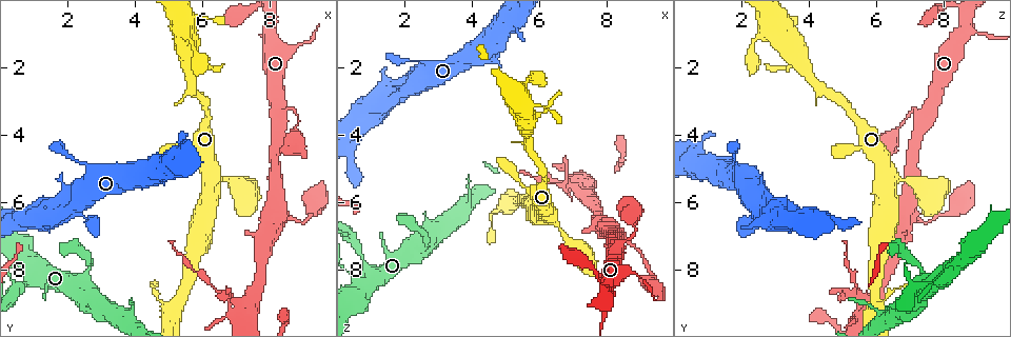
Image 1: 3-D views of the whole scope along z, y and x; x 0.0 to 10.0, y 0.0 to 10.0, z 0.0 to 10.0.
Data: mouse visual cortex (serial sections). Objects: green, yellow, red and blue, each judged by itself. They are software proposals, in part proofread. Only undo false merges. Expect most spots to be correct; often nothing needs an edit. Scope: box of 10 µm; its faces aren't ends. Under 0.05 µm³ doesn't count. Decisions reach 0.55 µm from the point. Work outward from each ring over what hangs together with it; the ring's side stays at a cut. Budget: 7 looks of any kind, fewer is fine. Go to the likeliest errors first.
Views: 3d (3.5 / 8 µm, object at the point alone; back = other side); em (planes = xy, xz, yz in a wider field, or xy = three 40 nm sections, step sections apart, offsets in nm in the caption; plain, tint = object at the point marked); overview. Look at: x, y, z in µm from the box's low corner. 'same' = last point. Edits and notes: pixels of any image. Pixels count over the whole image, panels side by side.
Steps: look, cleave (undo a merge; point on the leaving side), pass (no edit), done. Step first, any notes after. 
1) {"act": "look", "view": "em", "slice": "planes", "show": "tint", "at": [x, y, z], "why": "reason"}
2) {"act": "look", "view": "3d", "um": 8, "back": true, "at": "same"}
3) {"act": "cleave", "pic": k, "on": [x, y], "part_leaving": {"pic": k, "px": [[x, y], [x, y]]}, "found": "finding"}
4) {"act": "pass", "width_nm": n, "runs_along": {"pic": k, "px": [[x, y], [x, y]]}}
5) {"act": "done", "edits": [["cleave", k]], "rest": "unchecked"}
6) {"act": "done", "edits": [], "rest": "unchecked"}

{"act": "look", "view": "3d", "um": 8, "at": [2.45, 7.50, 6.90], "why": "calibre changes"}

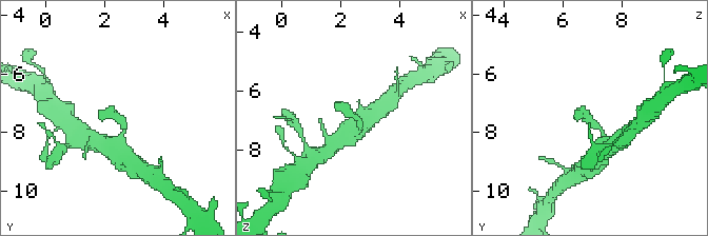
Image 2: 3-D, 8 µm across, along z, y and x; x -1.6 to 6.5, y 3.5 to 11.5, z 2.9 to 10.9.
{"act": "look", "view": "3d", "um": 3.5, "at": "same", "why": "zoom in"}

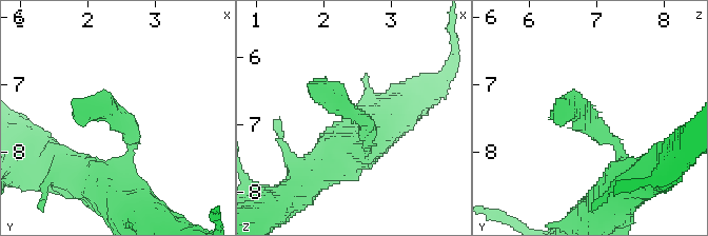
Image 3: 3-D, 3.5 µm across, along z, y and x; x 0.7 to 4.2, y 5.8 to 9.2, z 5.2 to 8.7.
{"act": "look", "view": "em", "slice": "xy", "step": 2, "show": "tint", "at": [2.50, 7.50, 6.85], "why": "shape alone is not enough"}

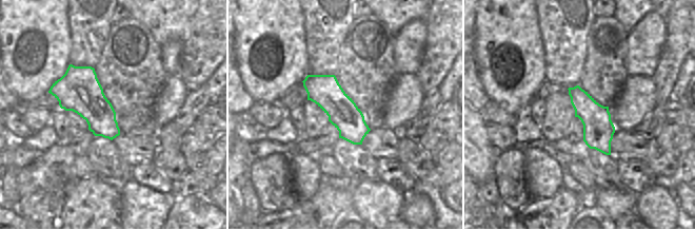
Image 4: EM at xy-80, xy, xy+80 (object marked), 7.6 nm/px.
{"act": "pass", "found": "all the same cell"}

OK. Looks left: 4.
{"act": "look", "view": "3d", "um": 3.5, "back": true, "at": [8.35, 3.45, 7.30], "why": "abrupt turn"}

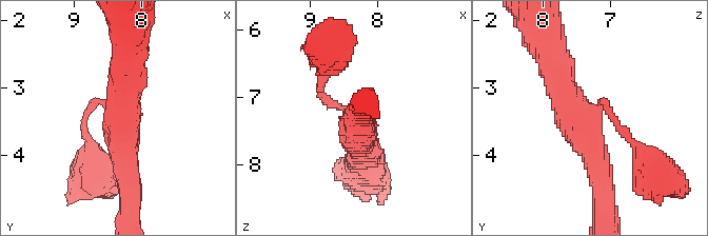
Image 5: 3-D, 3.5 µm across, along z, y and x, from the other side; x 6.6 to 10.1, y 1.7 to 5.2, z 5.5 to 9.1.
{"act": "look", "view": "em", "slice": "xy", "step": 1, "show": "tint", "at": [8.40, 3.40, 7.25], "arms": 3, "arm_widths_nm": [100, 350, 450]}

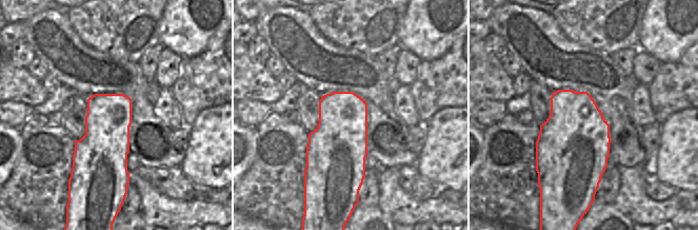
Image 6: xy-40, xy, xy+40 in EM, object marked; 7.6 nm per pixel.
{"act": "pass", "runs_along": {"pic": 5, "px": [[552, 61], [603, 191]]}, "found": "one cell here"}

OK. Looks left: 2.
{"act": "look", "view": "em", "slice": "xy", "step": 1, "show": "tint", "at": [7.35, 9.00, 5.80], "why": "four arms meet"}

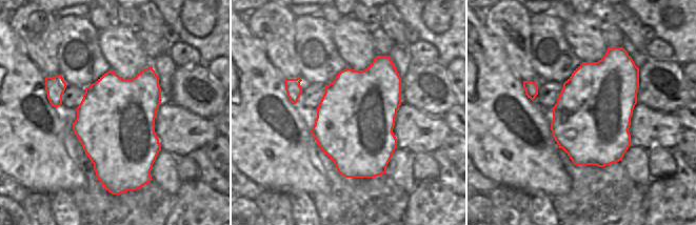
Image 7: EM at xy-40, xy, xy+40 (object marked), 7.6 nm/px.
{"act": "look", "view": "3d", "um": 3.5, "at": "same"}

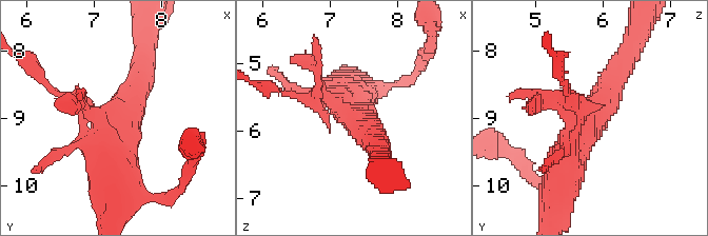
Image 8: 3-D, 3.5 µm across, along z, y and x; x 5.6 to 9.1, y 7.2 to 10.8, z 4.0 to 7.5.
{"act": "cleave", "pic": 8, "on": [59, 105], "arm_widths_nm": [200, 300, 350, 500], "part_leaving": {"pic": 8, "px": [[83, 104], [51, 89], [28, 59]]}, "found": "a second cell is stuck on"}

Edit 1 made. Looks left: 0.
{"act": "done", "edits": [["cleave", 8]], "rest": "unchecked"}

